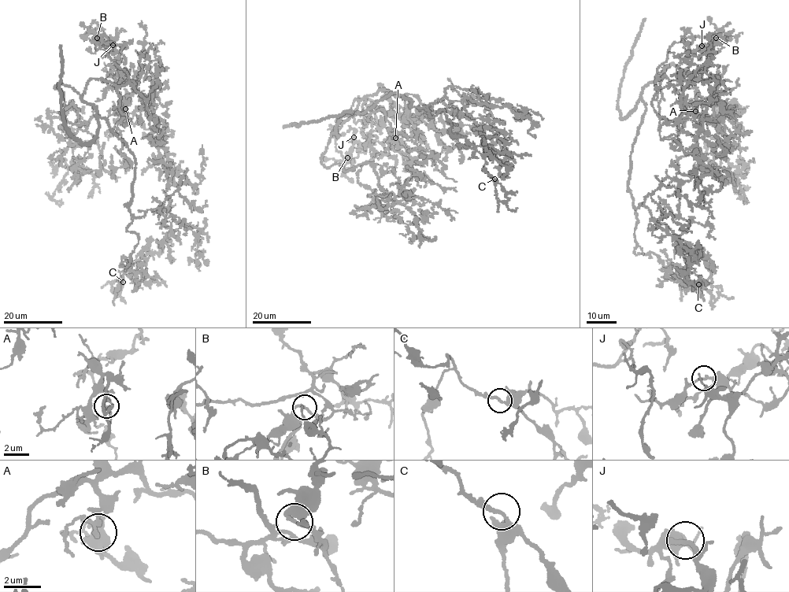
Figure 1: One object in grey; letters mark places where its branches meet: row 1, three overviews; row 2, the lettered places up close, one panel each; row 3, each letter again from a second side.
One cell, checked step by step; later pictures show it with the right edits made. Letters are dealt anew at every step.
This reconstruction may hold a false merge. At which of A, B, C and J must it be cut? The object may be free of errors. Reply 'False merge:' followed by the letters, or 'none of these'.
False merge: none of these

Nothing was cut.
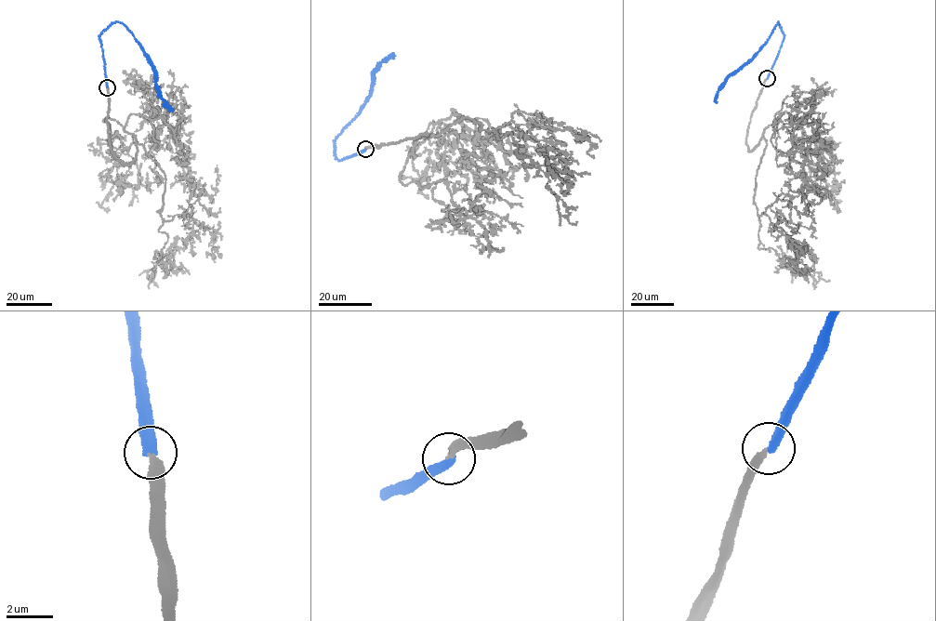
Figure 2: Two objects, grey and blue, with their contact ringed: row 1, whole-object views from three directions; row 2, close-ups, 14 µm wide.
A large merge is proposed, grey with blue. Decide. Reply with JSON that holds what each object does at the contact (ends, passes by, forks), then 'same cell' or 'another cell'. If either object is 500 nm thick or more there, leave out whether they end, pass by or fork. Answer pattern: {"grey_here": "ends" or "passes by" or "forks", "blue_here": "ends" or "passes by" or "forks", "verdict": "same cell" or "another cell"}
{"grey_here": "ends", "blue_here": "ends", "verdict": "another cell"}

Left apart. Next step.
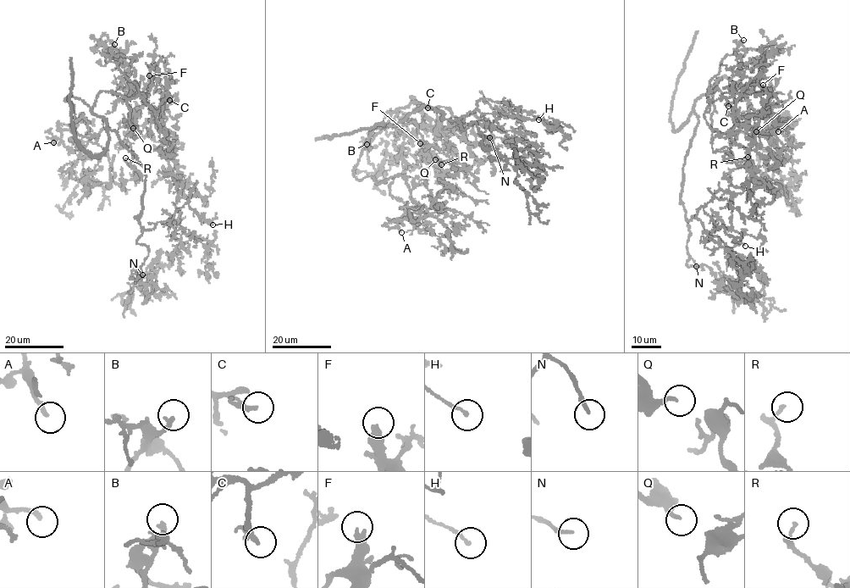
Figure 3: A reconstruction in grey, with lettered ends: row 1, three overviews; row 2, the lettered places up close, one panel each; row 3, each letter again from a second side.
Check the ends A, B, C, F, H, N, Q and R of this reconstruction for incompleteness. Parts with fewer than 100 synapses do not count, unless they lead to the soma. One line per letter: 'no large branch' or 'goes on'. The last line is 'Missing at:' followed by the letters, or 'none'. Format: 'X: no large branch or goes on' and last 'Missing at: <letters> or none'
A: no large branch
B: goes on
C: goes on
F: no large branch
H: no large branch
N: goes on
Q: no large branch
R: no large branch
Missing at: B, C, N

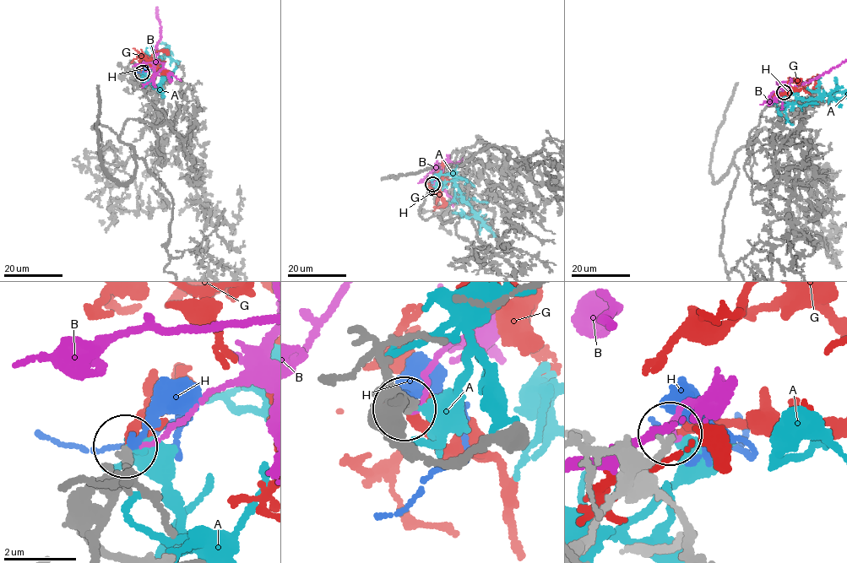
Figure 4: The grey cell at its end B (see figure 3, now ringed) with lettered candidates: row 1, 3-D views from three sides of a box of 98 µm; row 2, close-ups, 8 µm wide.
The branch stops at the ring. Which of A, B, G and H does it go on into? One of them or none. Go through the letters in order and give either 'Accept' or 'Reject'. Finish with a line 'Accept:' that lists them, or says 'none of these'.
A: Reject
B: Reject
G: Accept
H: Reject
Accept: G

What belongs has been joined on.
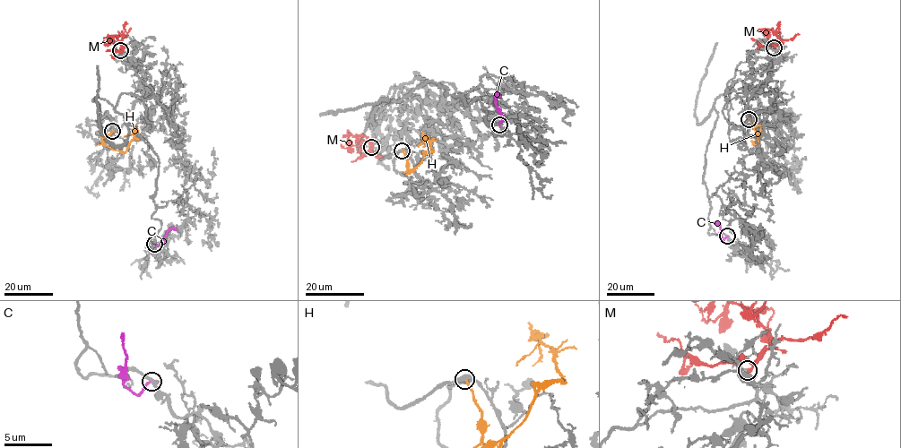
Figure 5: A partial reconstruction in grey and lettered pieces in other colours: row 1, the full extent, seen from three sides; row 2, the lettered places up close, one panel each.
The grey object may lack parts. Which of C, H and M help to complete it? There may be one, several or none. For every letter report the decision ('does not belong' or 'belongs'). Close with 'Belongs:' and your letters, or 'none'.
C: does not belong
H: does not belong
M: belongs
Belongs: M

